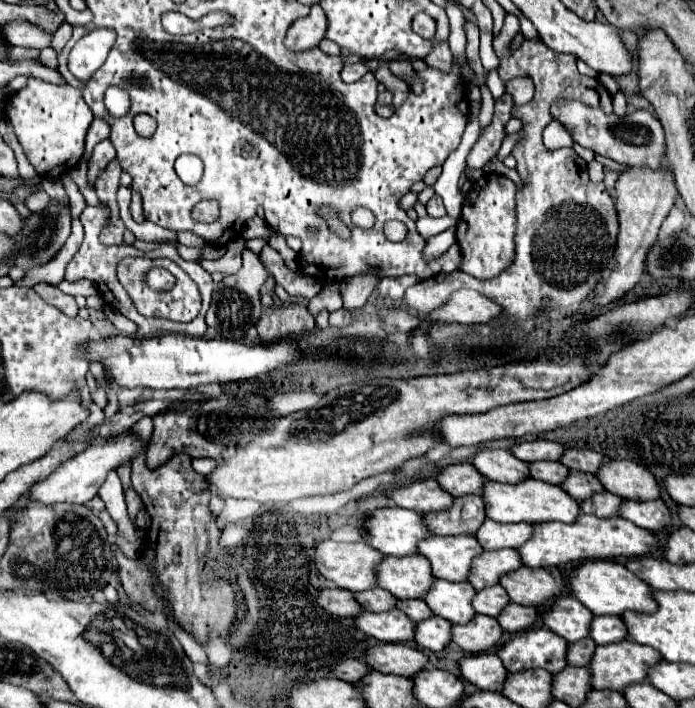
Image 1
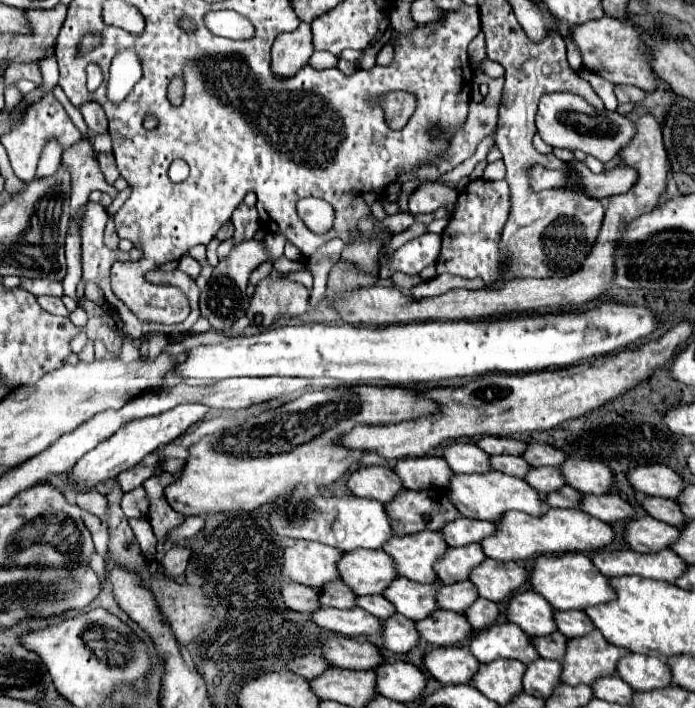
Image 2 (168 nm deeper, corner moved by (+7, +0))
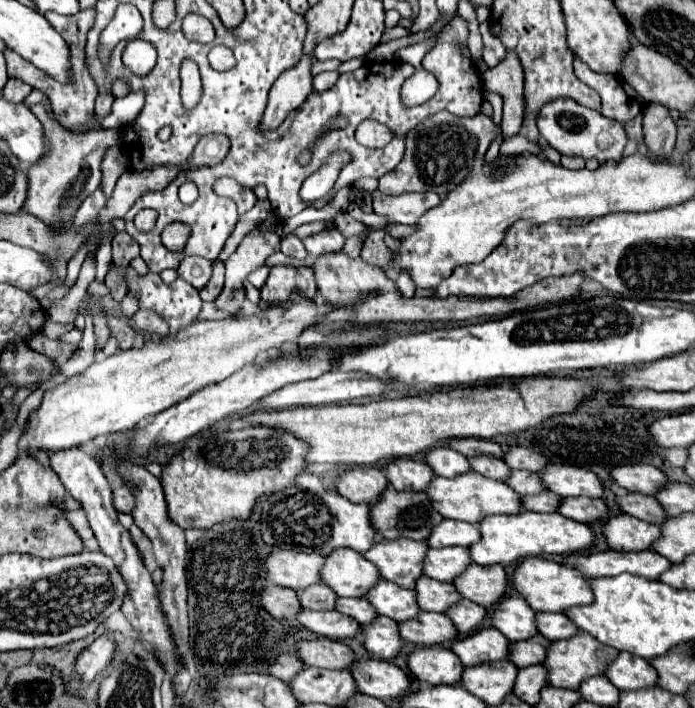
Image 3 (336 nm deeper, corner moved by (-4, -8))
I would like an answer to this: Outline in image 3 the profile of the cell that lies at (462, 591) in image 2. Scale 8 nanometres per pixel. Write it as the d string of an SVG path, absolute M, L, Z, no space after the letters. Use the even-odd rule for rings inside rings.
M423 575L415 581L415 593L417 593L417 605L423 611L445 613L453 605L453 601L461 601L451 583L431 581L429 577Z

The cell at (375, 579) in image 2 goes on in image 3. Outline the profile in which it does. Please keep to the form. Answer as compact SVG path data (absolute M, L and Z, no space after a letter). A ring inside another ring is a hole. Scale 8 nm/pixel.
M335 549L325 557L319 571L321 583L331 587L339 597L363 597L371 585L375 585L379 571L361 553L351 549Z

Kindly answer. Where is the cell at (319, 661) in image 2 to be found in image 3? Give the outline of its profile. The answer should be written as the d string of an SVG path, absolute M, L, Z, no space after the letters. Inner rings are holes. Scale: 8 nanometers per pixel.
M277 655L269 665L267 665L267 673L281 679L281 681L291 681L291 677L295 677L295 673L303 669L303 663L295 657L295 655Z

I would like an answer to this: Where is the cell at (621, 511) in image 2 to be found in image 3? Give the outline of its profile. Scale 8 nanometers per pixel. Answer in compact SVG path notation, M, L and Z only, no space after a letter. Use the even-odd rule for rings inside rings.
M565 497L561 499L561 505L557 509L563 517L569 517L579 523L589 523L607 517L607 507L601 499L589 499L589 497Z

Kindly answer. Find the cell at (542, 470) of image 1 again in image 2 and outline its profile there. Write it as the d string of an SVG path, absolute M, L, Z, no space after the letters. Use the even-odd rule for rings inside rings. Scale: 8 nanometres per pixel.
M496 455L492 457L492 469L502 471L506 475L514 475L524 479L530 471L530 465L524 461L524 457L514 457L514 455Z

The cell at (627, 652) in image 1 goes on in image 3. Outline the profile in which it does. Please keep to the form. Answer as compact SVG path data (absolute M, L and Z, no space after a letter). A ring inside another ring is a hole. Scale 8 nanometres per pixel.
M579 631L575 637L569 639L559 639L553 641L547 647L545 653L545 661L541 663L547 669L547 681L551 687L563 687L563 689L577 689L581 681L595 677L595 675L603 675L607 665L617 657L617 649L611 649L599 641L595 641L595 637L591 637L589 633Z

